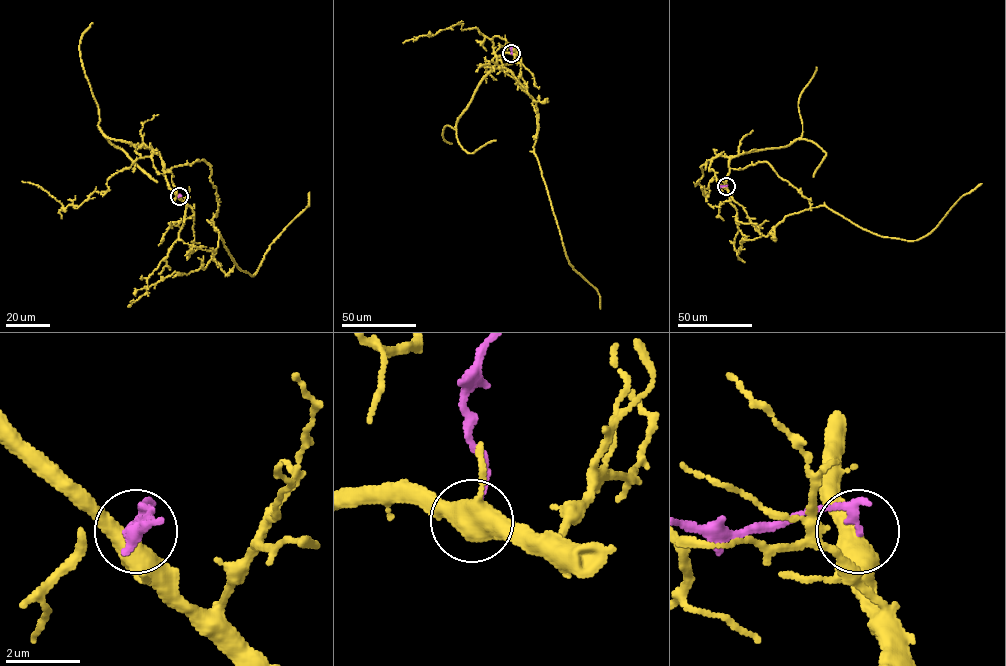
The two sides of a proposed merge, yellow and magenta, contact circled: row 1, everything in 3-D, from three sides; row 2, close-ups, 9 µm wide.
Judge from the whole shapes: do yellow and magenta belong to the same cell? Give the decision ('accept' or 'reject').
reject

